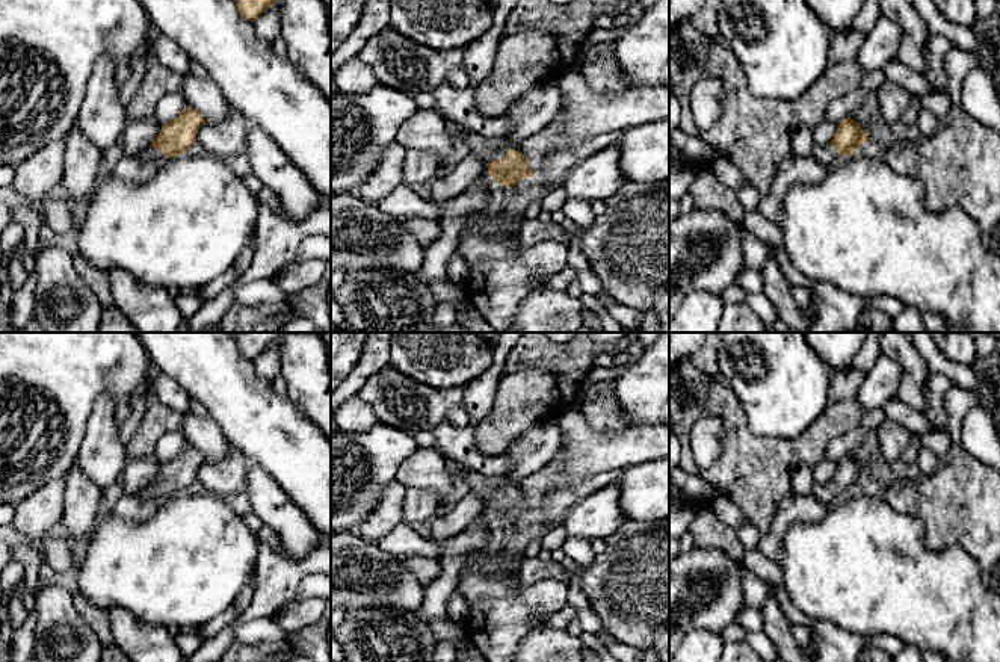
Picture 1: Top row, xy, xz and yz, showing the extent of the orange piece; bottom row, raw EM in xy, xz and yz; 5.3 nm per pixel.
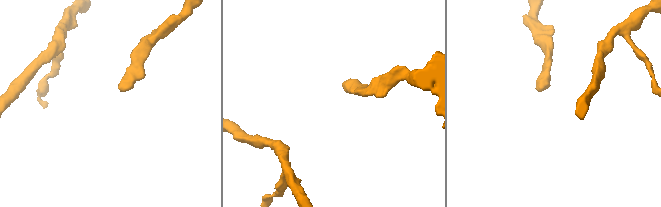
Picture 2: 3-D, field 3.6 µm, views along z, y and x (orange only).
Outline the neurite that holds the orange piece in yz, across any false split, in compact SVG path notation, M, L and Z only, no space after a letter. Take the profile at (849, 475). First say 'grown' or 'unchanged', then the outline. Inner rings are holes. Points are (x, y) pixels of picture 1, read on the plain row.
grown; M850 455L837 461L834 478L829 484L814 484L811 494L823 505L831 505L841 496L858 490L869 473Z

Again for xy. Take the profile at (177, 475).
grown; M189 444L178 456L162 462L153 484L136 496L142 500L163 500L165 497L186 493L196 481L198 469L205 462L204 455Z

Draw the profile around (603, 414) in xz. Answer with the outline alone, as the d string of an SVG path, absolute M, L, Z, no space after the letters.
M612 381L594 399L585 399L580 411L588 420L589 426L598 432L613 432L622 428L622 417L619 404L612 393Z

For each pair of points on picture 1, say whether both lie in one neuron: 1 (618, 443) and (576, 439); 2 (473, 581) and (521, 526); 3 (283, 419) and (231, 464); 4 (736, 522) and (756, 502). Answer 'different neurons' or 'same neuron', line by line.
1: same neuron
2: different neurons
3: different neurons
4: different neurons

